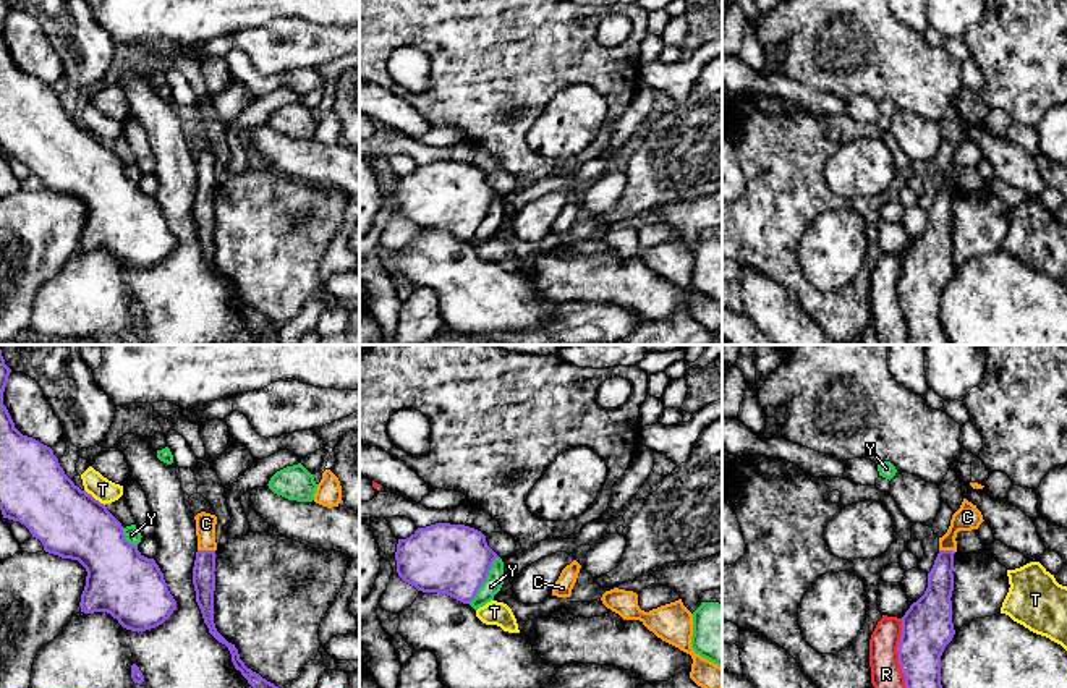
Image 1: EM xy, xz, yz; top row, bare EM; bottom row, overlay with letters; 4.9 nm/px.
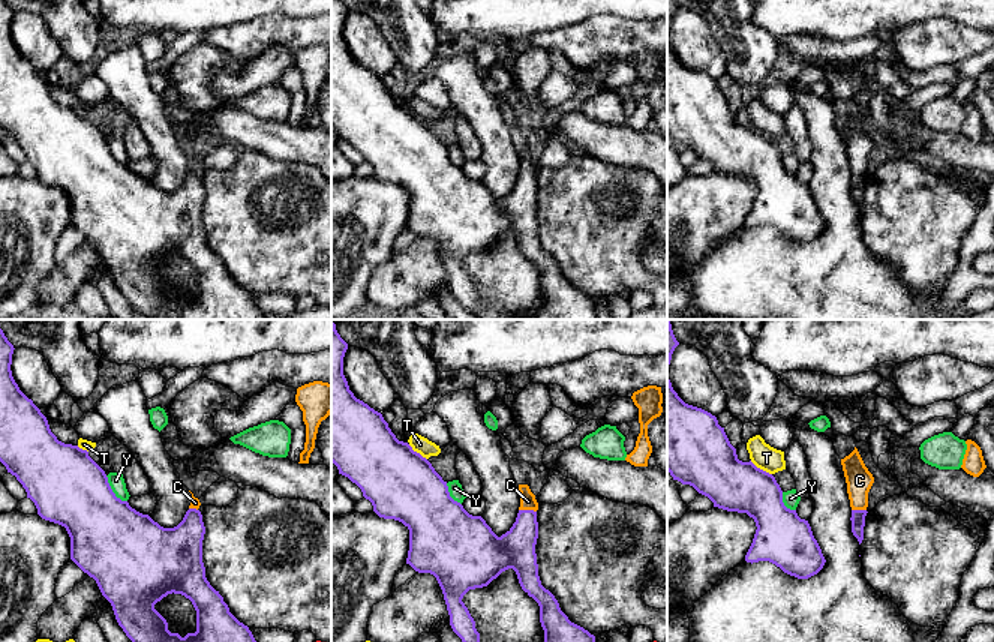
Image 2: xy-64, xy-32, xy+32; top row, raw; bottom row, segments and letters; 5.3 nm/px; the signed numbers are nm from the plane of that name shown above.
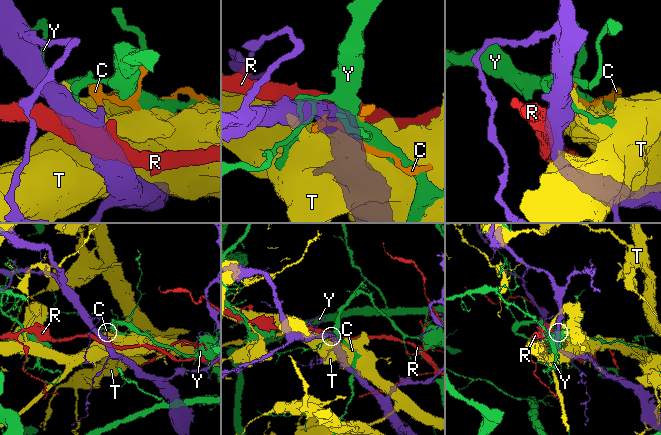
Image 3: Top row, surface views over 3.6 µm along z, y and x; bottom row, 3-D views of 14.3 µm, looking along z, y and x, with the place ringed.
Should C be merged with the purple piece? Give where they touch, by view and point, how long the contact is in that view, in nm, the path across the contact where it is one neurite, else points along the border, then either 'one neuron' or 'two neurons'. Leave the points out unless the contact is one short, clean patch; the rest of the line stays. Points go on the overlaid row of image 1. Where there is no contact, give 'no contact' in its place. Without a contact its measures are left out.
xy (206, 551) | 90 nm | one neuron

